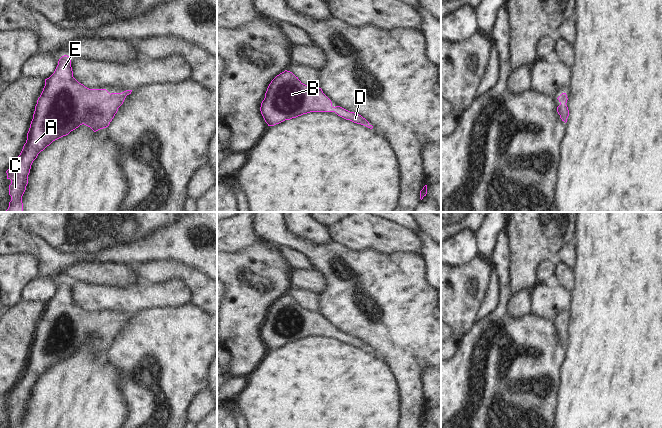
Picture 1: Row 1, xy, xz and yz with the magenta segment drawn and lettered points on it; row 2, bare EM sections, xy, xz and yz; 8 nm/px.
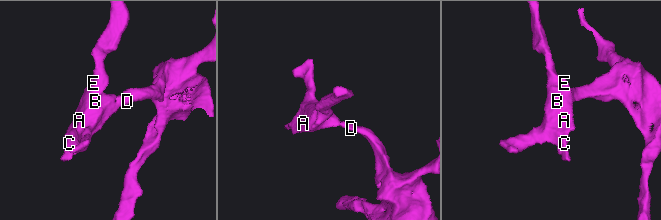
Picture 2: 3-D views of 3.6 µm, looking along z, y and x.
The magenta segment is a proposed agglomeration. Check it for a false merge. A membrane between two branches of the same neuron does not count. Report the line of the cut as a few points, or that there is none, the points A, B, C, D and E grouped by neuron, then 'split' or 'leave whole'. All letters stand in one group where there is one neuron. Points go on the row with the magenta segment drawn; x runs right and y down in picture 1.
cut none; groups A B C D E; leave whole

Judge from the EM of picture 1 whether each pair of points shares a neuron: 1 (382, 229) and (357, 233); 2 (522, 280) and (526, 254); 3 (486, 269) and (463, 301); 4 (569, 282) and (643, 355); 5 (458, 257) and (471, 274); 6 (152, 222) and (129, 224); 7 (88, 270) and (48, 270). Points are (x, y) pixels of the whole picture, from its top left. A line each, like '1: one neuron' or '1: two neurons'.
1: one neuron
2: one neuron
3: one neuron
4: two neurons
5: two neurons
6: one neuron
7: two neurons

